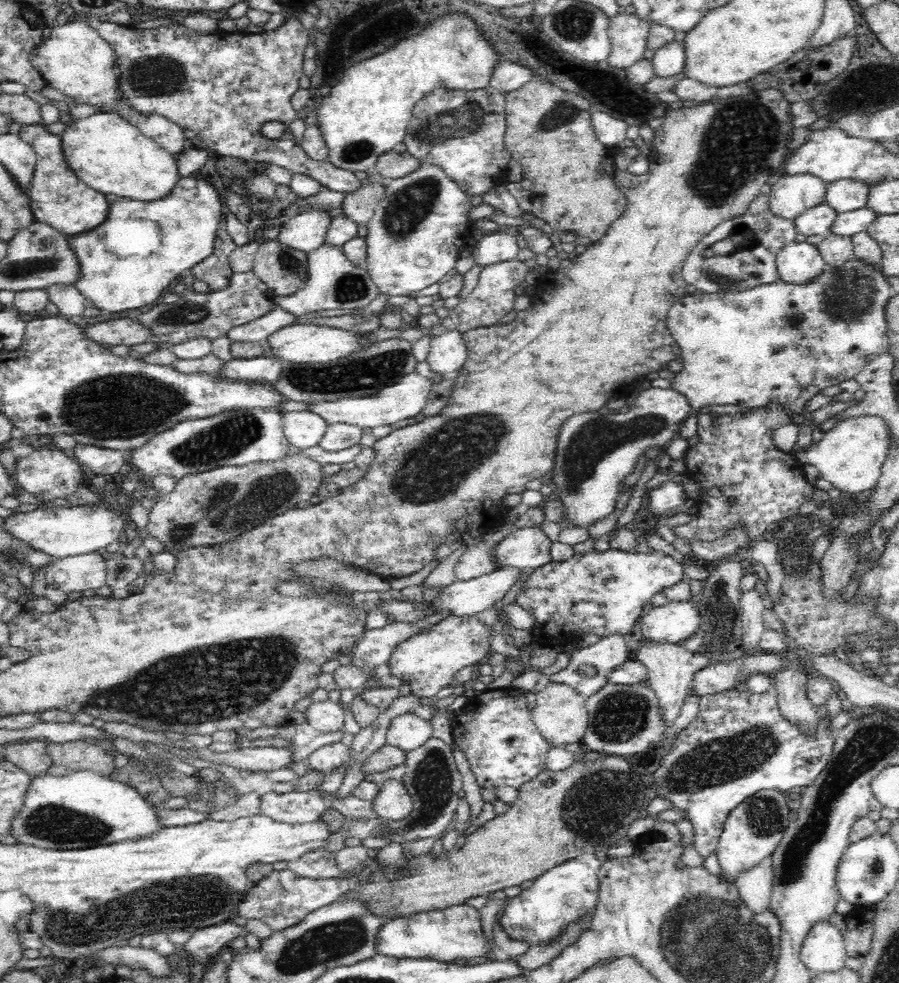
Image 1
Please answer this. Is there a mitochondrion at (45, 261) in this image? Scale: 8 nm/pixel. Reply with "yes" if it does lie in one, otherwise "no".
yes

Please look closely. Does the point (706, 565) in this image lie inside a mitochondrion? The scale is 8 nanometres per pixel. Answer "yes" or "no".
no

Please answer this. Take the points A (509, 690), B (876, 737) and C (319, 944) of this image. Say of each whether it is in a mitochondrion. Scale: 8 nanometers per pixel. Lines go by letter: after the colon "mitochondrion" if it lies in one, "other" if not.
A: other
B: mitochondrion
C: mitochondrion

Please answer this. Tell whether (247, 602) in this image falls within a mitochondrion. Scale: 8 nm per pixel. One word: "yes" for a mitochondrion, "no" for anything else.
no

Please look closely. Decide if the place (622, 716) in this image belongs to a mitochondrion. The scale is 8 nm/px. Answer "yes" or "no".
yes

